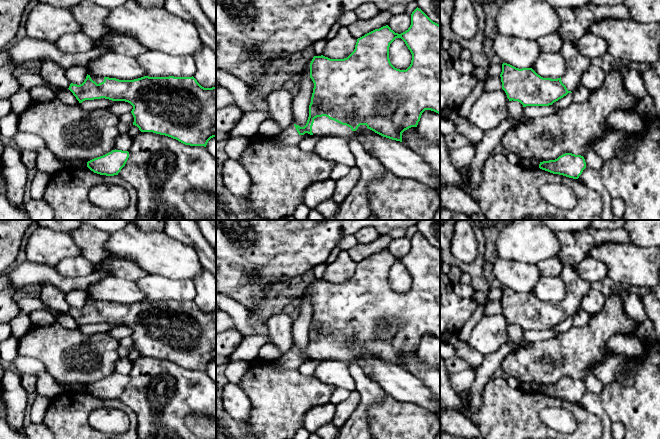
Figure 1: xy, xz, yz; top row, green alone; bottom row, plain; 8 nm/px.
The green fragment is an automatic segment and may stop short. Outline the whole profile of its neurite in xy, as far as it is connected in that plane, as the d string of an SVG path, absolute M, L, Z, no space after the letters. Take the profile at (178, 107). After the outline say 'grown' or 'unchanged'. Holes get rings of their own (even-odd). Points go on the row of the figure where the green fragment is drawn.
M87 74L82 84L71 83L68 89L79 103L101 98L130 103L133 106L133 125L141 132L153 132L185 145L204 147L211 138L216 137L216 86L204 88L193 76L144 76L134 80L119 80Z; grown

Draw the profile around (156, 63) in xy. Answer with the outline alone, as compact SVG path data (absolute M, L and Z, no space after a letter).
M147 50L135 59L149 77L192 77L197 71L190 55L172 56L161 51Z

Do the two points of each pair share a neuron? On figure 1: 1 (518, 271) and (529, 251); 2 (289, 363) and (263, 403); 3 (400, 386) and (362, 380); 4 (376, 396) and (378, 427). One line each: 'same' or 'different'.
1: different
2: different
3: different
4: different

